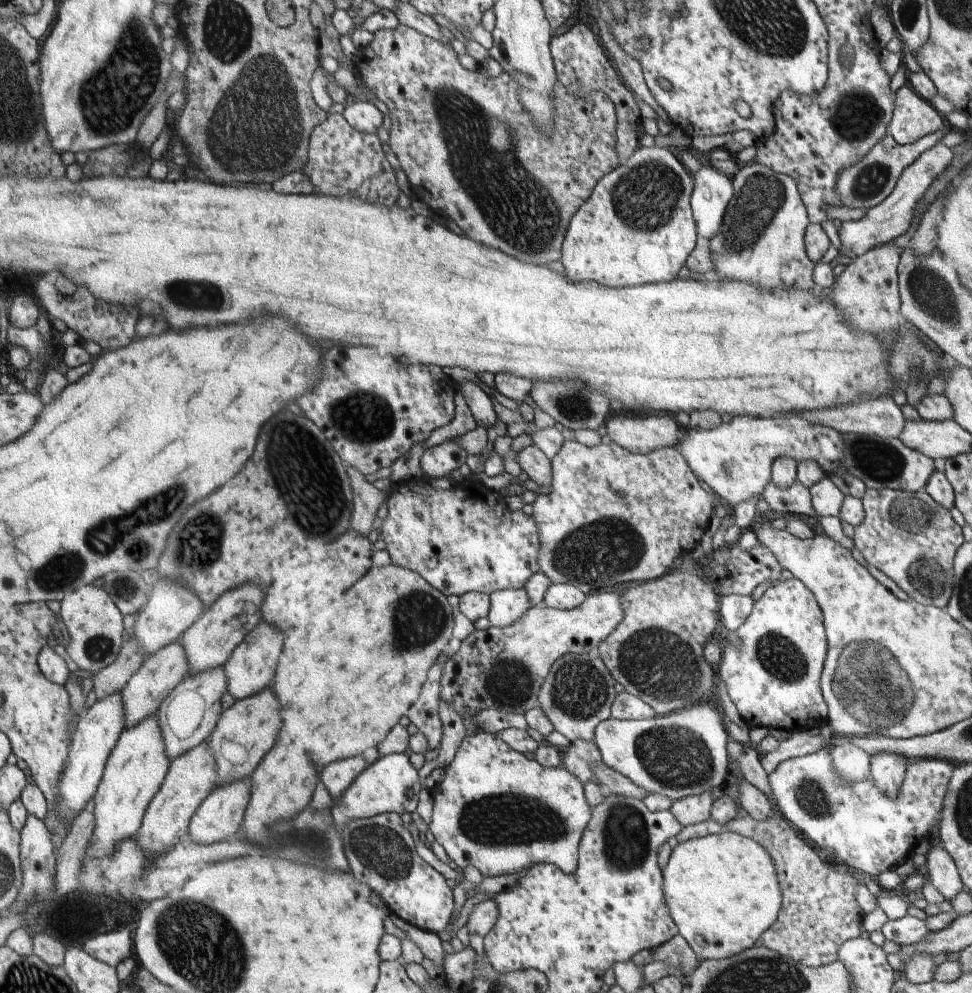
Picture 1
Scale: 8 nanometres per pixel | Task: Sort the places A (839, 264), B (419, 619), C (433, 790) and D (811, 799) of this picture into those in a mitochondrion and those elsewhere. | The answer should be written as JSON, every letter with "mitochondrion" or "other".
{"A":"other","B":"mitochondrion","C":"other","D":"mitochondrion"}

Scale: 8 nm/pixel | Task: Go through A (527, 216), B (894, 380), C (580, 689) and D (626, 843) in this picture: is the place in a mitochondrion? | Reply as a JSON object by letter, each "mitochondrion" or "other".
{"A":"mitochondrion","B":"mitochondrion","C":"mitochondrion","D":"mitochondrion"}

